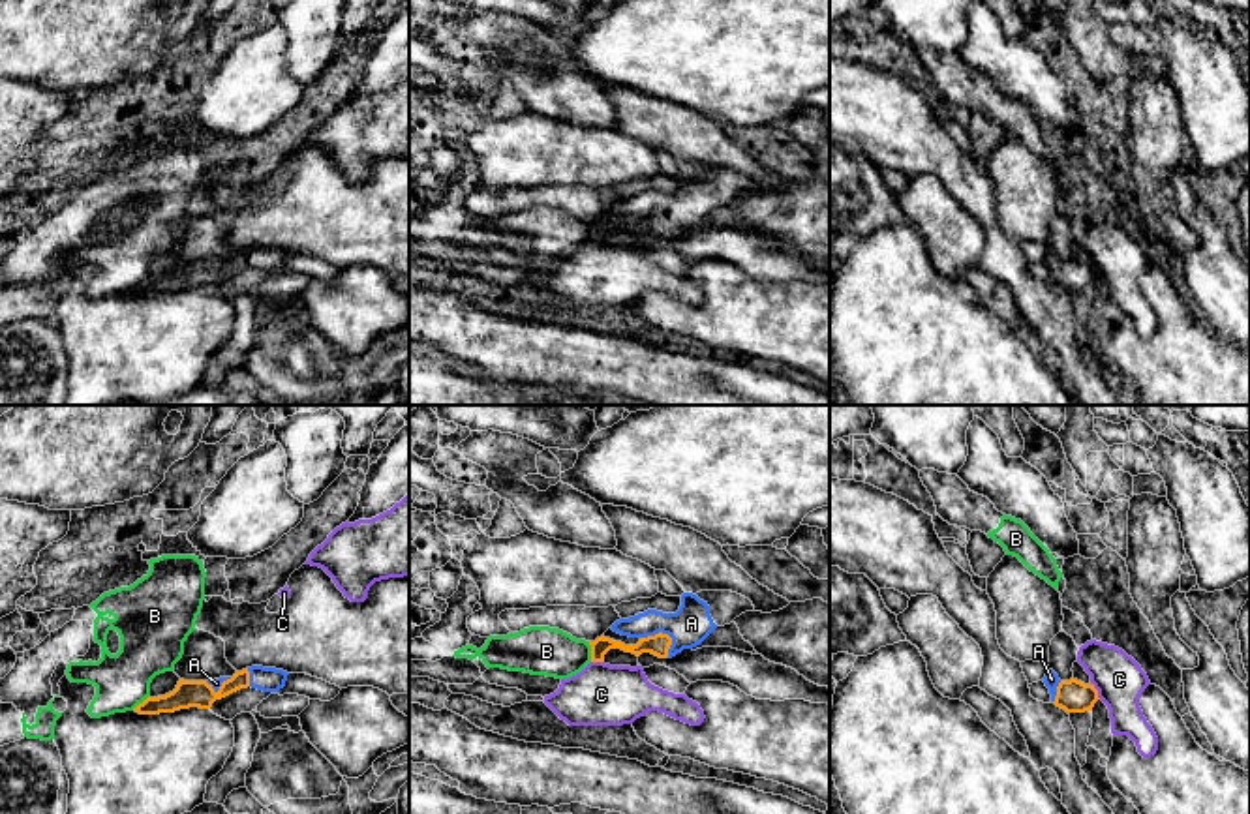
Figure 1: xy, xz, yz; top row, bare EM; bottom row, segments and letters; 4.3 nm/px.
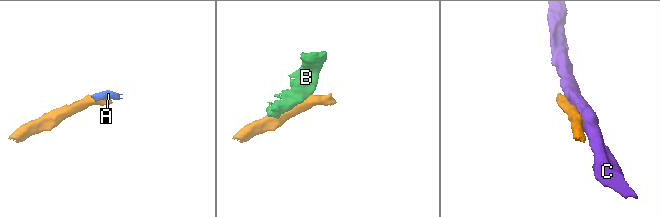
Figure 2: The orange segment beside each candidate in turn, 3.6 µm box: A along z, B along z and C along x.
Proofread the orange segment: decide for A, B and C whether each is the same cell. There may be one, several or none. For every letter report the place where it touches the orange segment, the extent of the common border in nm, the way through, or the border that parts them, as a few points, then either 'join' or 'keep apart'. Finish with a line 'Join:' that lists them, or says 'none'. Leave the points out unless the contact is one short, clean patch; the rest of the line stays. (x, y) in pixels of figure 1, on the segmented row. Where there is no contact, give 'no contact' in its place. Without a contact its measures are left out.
A: xz (665, 634) | 150 nm | across xz (659, 644), (665, 634), (682, 631), (691, 623) | join
B: xz (592, 651) | 90 nm | keep apart
C: yz (1097, 691) | 80 nm | keep apart
Join: A

